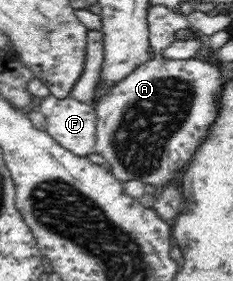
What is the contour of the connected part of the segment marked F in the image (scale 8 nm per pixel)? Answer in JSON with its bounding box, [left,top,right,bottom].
[36,95,98,157]

